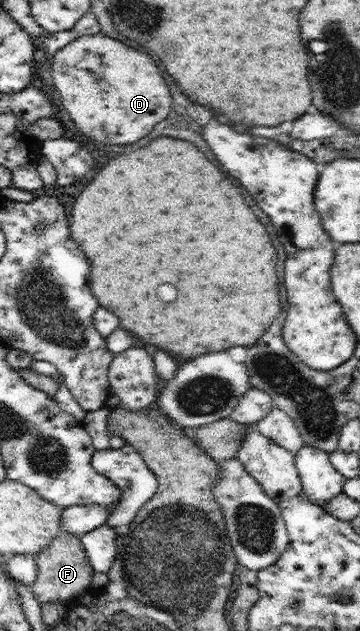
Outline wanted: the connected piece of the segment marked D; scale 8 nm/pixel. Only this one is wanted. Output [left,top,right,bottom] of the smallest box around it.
[53,32,171,144]

